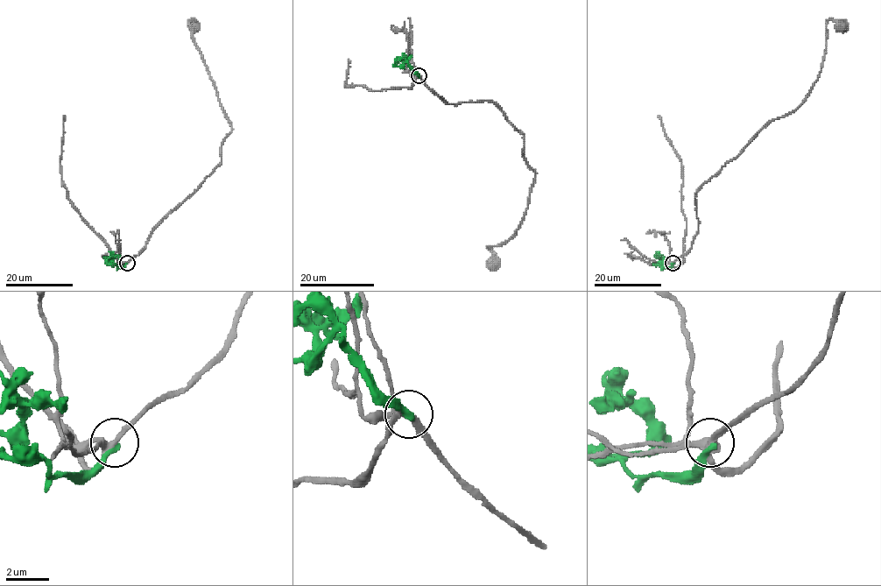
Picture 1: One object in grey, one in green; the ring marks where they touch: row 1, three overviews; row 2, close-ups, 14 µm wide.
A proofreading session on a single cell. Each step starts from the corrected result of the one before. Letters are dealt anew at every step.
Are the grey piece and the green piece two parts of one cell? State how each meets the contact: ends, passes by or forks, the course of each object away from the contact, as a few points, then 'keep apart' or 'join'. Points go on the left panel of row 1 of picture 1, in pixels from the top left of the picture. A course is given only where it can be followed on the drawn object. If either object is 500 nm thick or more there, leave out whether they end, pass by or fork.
grey forks there; green ends there; grey runs (126, 263), (141, 251), (151, 230), (221, 163), (222, 142), (231, 130), (189, 20), (195, 21), (193, 24); green runs (126, 263), (117, 268), (113, 259), (120, 255); keep apart

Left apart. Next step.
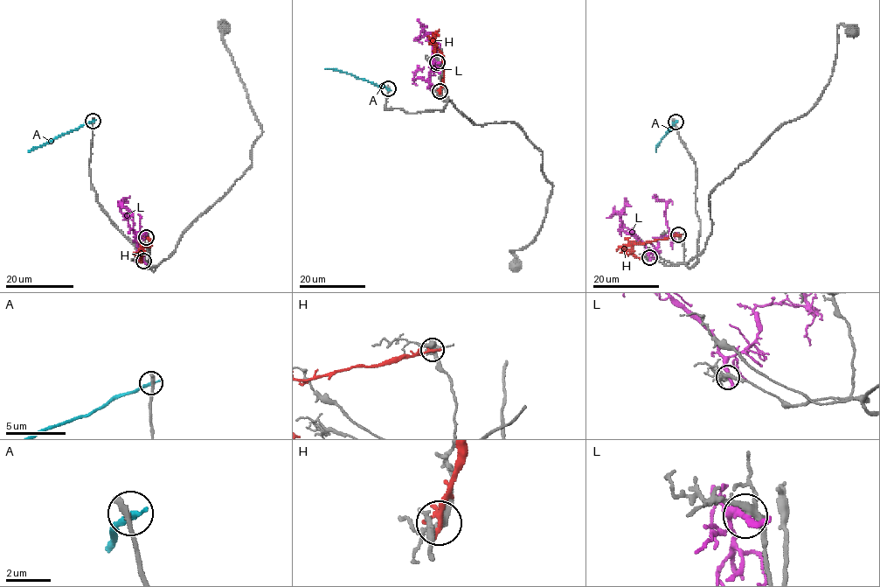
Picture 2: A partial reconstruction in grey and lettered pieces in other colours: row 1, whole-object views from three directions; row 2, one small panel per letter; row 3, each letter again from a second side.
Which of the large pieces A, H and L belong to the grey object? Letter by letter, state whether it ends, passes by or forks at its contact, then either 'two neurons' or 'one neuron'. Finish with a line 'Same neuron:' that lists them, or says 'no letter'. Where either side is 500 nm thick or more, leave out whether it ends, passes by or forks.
A: it ends there; two neurons
H: it ends there; two neurons
L: it passes by; two neurons
Same neuron: no letter

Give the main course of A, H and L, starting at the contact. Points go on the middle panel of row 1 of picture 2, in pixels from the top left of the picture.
A: (388, 88), (335, 69), (325, 68)
H: (440, 90), (444, 75), (443, 55), (433, 34), (439, 29)
L: (436, 62), (435, 71), (432, 70), (429, 74), (428, 83), (421, 78), (413, 80), (416, 72), (424, 67)

